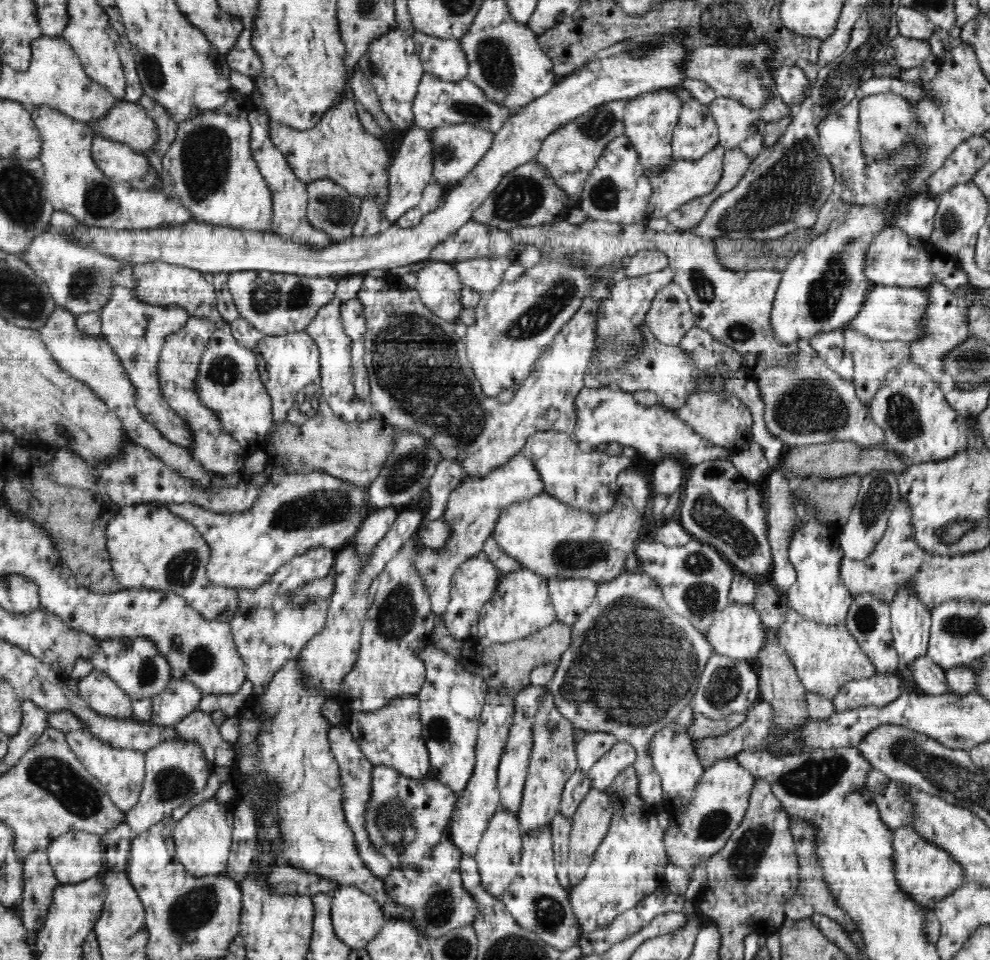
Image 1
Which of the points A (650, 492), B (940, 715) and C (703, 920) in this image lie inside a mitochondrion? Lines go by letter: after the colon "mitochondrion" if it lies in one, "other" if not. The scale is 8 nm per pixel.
A: other
B: other
C: other

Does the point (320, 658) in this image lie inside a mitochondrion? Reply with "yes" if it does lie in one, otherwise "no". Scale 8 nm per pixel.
no

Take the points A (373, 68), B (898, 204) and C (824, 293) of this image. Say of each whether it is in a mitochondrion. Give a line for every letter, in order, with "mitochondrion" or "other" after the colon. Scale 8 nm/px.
A: mitochondrion
B: other
C: mitochondrion

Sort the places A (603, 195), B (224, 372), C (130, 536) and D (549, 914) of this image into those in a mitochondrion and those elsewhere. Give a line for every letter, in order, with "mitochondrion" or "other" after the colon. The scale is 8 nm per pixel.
A: mitochondrion
B: mitochondrion
C: other
D: mitochondrion

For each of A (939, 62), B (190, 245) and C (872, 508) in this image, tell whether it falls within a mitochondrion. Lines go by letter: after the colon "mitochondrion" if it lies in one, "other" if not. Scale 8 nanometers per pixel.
A: other
B: other
C: mitochondrion

